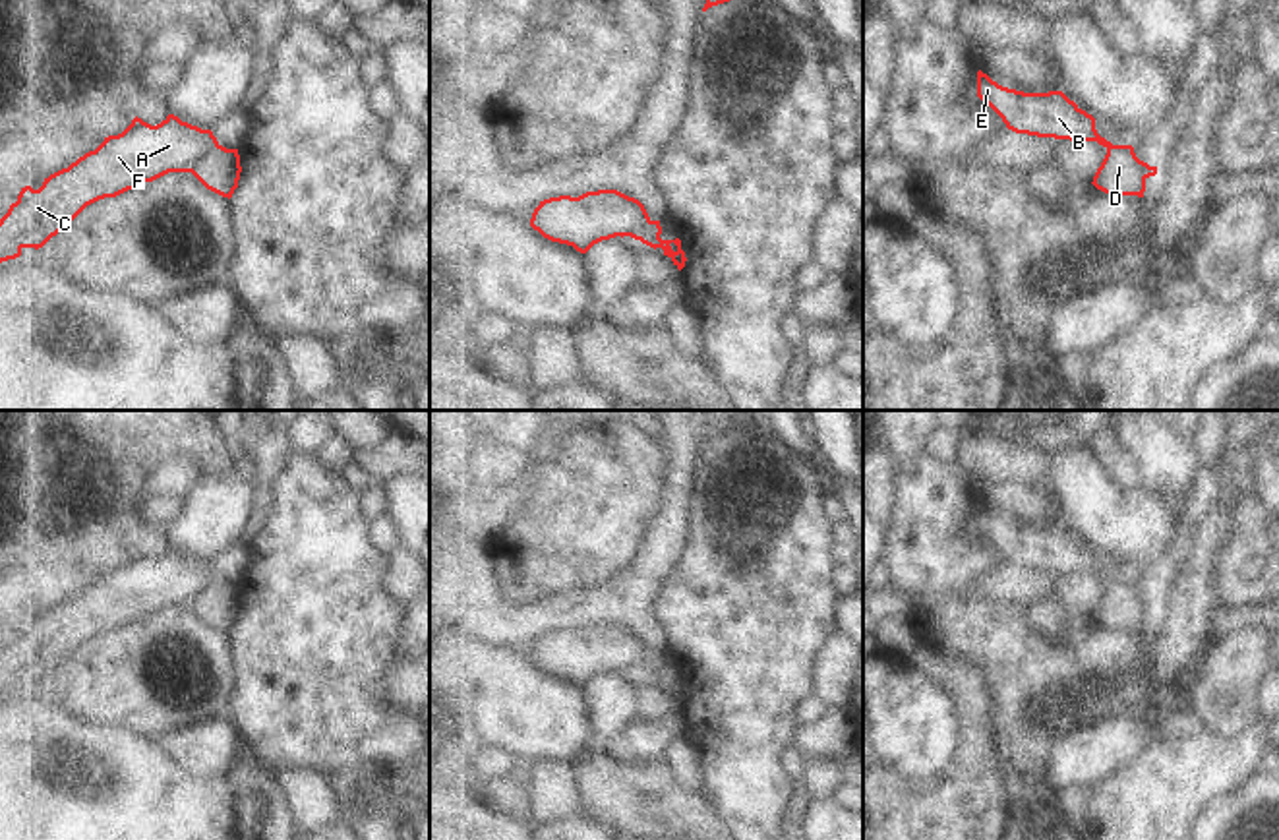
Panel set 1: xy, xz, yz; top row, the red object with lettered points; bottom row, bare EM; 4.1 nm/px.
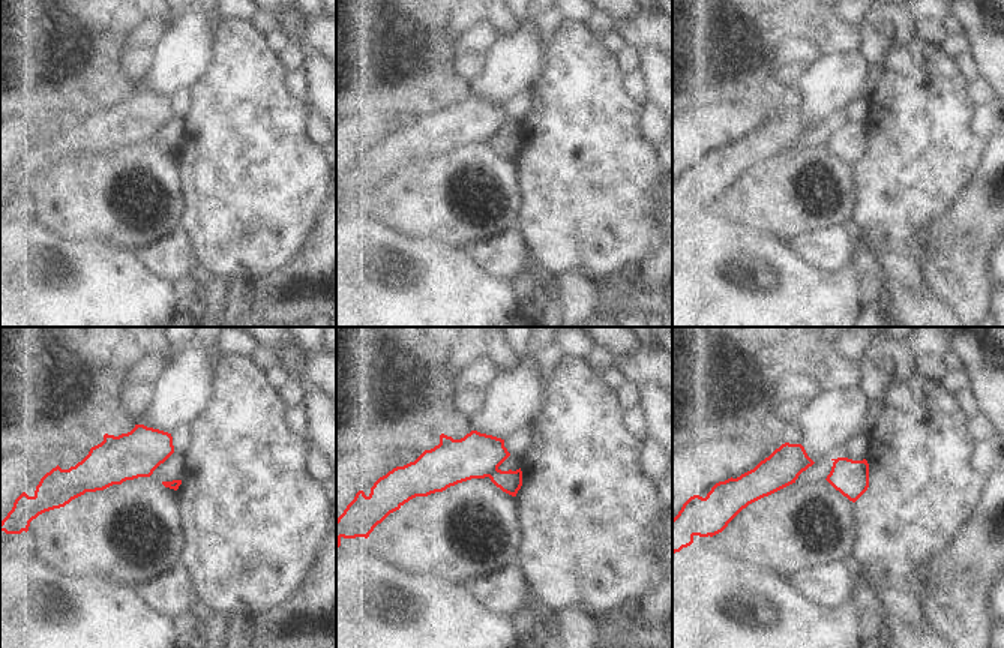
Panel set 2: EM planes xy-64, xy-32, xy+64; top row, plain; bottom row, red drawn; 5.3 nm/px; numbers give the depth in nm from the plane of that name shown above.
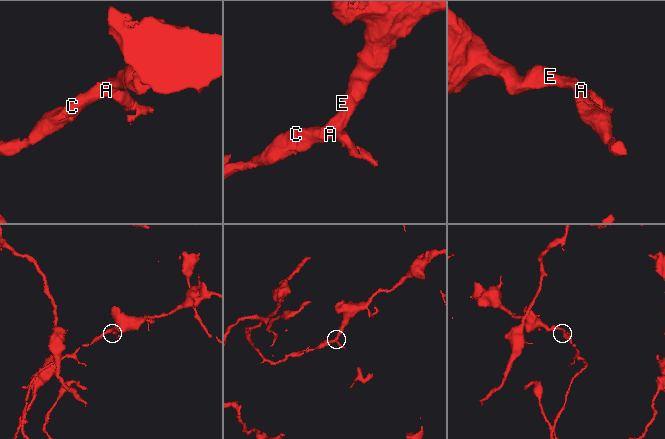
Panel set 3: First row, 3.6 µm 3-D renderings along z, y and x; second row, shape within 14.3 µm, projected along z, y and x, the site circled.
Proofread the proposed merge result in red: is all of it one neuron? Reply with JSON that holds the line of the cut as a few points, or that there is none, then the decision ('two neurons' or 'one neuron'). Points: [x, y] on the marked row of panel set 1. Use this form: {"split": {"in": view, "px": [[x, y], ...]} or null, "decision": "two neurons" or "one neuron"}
{"split": {"in": "xy", "px": [[217, 144], [188, 171]]}, "decision": "two neurons"}

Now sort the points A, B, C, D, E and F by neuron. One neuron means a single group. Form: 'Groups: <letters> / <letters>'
Groups: A B C E F / D

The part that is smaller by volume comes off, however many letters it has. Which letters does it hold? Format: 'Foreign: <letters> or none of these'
Foreign: D

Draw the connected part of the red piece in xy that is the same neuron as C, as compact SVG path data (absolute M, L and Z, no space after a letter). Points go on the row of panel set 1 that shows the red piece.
M174 114L157 126L135 116L122 134L104 137L95 151L45 178L39 190L21 188L17 201L0 219L0 263L19 257L23 248L43 248L99 199L116 197L168 172L190 172L217 145L211 130Z

